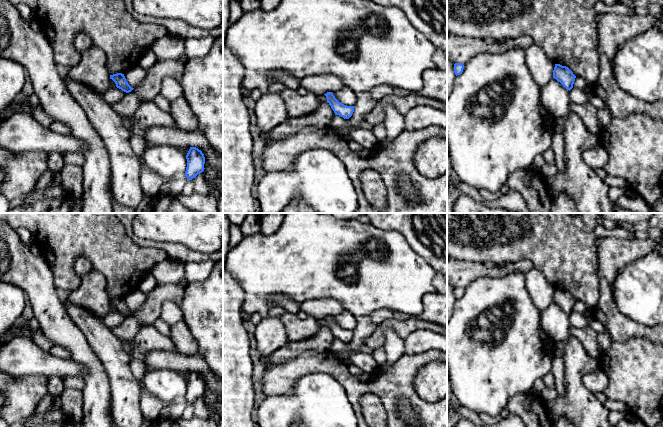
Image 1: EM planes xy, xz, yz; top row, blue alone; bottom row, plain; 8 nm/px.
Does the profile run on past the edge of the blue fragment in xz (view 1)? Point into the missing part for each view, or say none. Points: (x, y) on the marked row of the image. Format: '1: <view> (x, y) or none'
1: none

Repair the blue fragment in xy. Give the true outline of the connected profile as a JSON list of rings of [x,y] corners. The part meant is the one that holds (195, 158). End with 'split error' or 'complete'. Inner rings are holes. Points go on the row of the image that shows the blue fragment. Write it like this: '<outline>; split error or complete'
[[[190,147],[186,159],[187,167],[185,176],[188,180],[192,180],[204,171],[205,157],[201,150],[196,147]]]; complete

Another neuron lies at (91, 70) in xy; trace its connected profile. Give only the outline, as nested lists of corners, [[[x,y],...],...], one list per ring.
[[[92,46],[81,55],[78,64],[72,67],[66,76],[97,93],[104,93],[111,87],[106,61],[104,51]]]

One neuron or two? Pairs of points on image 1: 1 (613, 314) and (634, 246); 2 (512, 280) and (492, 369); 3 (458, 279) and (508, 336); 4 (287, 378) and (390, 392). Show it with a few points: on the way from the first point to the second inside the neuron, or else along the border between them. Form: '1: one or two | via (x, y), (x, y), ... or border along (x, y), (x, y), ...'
1: one | via (606, 297), (607, 272), (617, 262)
2: one | via (520, 302), (520, 341), (514, 347)
3: two | border along (487, 276), (475, 278), (464, 289)
4: one | via (313, 366), (333, 367), (354, 387), (364, 387)

